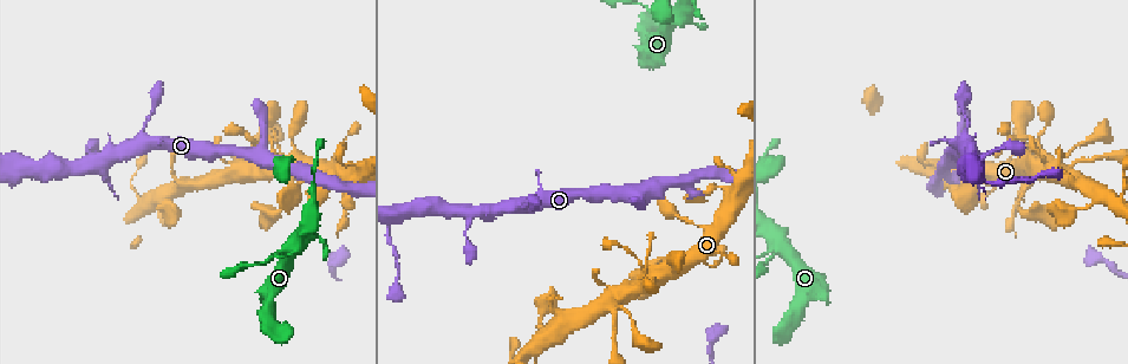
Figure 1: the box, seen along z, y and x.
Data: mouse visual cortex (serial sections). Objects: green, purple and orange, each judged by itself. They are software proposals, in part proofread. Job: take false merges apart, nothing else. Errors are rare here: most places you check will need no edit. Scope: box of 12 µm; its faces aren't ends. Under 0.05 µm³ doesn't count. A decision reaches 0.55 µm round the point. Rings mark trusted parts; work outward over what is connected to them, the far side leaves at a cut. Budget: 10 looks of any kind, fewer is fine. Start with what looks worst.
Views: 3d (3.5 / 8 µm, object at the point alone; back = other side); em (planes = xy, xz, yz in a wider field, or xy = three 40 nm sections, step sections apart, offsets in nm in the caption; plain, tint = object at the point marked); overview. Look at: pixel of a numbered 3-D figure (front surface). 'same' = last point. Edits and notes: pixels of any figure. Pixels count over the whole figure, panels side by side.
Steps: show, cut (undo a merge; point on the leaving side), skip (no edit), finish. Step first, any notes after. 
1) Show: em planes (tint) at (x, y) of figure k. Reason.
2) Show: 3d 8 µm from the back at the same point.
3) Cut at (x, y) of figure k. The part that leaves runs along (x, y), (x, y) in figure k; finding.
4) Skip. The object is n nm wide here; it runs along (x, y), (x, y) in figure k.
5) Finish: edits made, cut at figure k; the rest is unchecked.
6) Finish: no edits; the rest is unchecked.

Show: 3d 3.5 µm from the back at (240, 160) of figure 1. Small branch off a trunk.

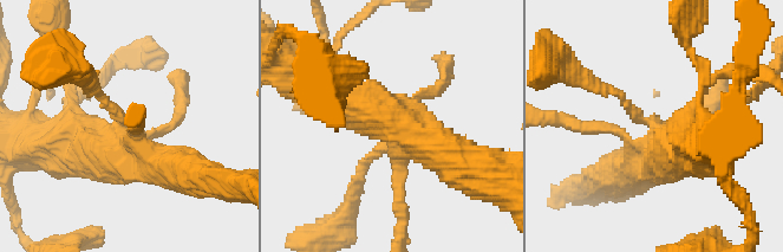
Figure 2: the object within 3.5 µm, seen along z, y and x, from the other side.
Show: em xy step 3 (tint) at (123, 131) of figure 2.

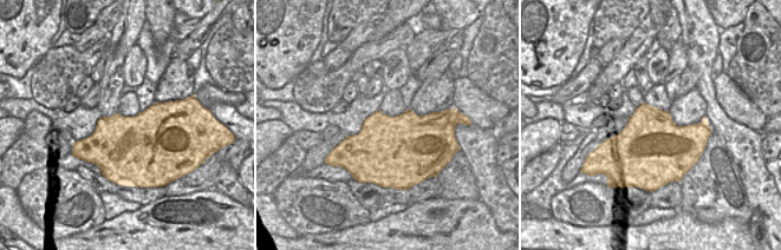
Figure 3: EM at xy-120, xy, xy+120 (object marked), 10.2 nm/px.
Skip. It runs along (320, 83), (450, 159) in figure 2; all the same cell.

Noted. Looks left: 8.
Show: 3d 8 µm from the back at (777, 244) of figure 1. Four arms meet.

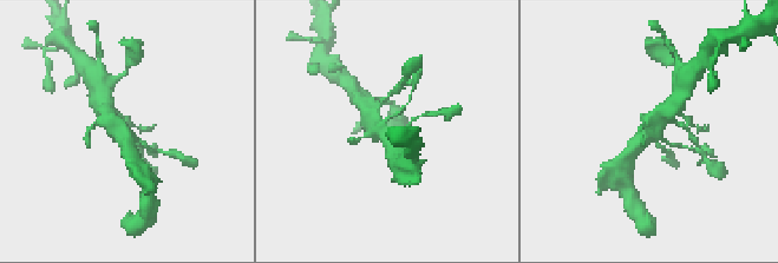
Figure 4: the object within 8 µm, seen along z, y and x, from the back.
Show: em xy step 5 (tint) at (119, 130) of figure 4. Need the tissue.

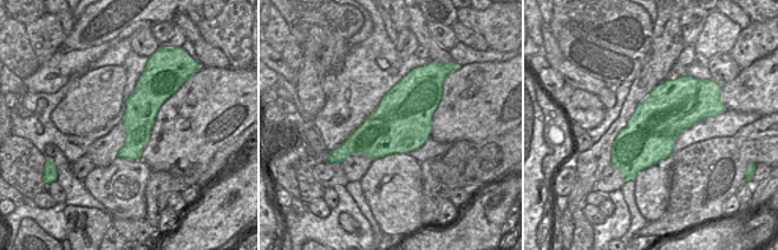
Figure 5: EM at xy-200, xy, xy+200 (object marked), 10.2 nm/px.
Skip. It runs along (628, 153), (669, 107) in figure 4; continuous, no second cell.

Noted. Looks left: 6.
Show: 3d 8 µm at (159, 202) of figure 1. Arms run side by side.

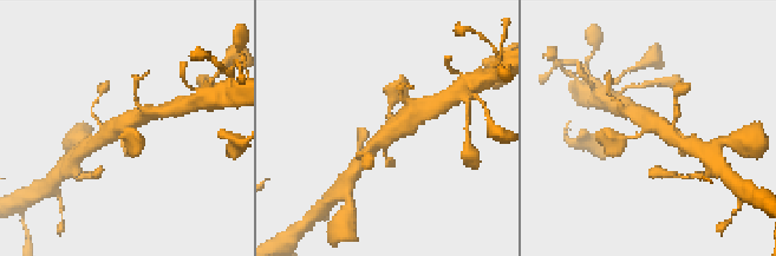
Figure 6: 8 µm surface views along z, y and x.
Show: 3d 3.5 µm from the back at (391, 125) of figure 6.

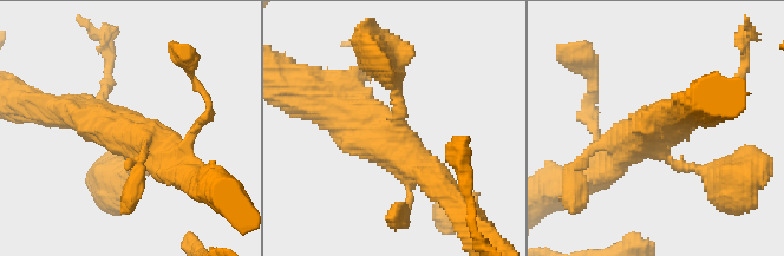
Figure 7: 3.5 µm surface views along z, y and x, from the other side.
Show: em xy step 3 (tint) at (131, 153) of figure 7. 4 arms meet here; the arms are 100, 150, 400, 450 nm wide.

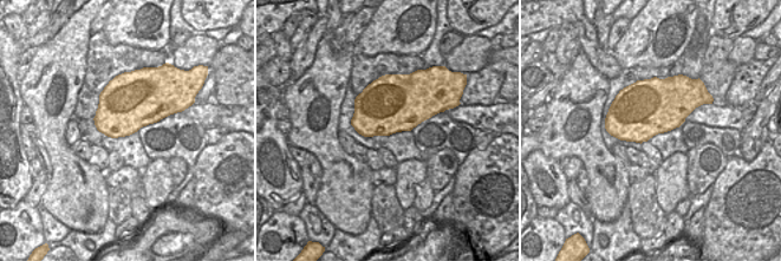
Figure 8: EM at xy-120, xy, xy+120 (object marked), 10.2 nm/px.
Skip. It runs along (327, 100), (342, 106), (440, 185) in figure 7; all the same cell.

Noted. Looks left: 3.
Show: 3d 3.5 µm at (276, 217) of figure 1. Abrupt turn.

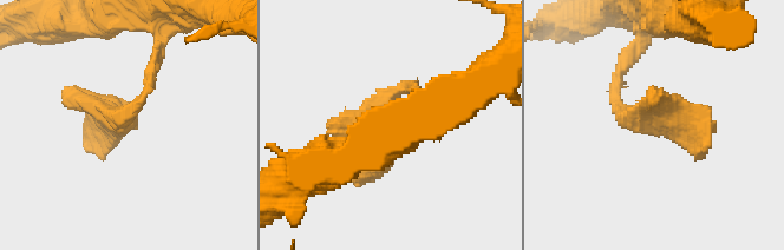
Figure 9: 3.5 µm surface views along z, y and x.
Show: em xy step 5 (tint) at (120, 121) of figure 9. Need the tissue.

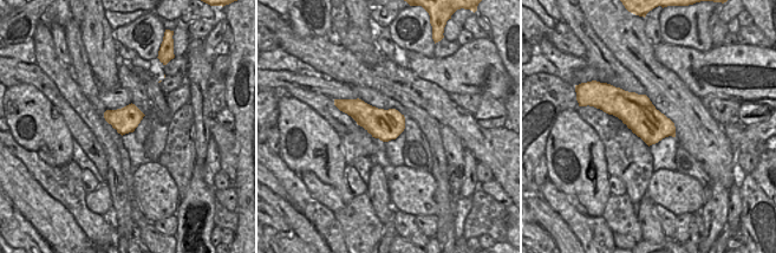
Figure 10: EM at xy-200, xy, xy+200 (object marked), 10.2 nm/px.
Skip. It runs along (619, 77), (625, 117), (686, 120), (698, 156) in figure 9; one cell here.

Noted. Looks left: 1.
Finish: no edits; the rest is unchecked.

